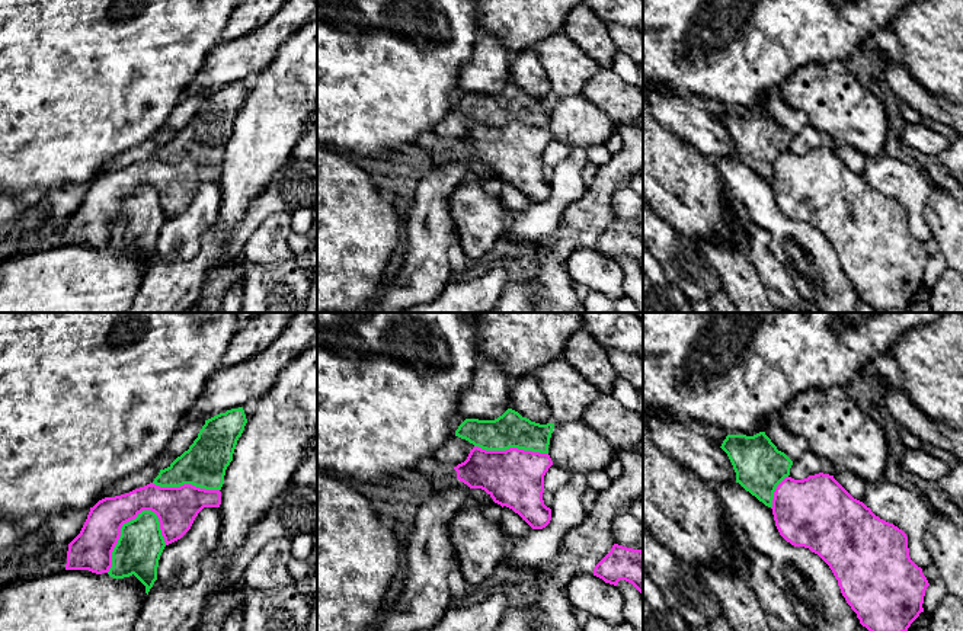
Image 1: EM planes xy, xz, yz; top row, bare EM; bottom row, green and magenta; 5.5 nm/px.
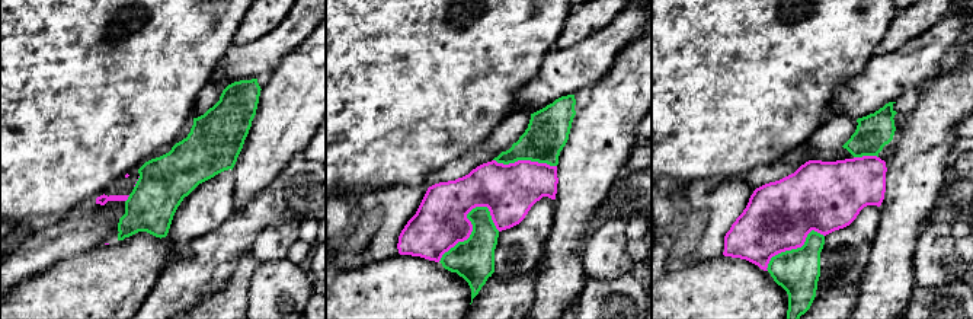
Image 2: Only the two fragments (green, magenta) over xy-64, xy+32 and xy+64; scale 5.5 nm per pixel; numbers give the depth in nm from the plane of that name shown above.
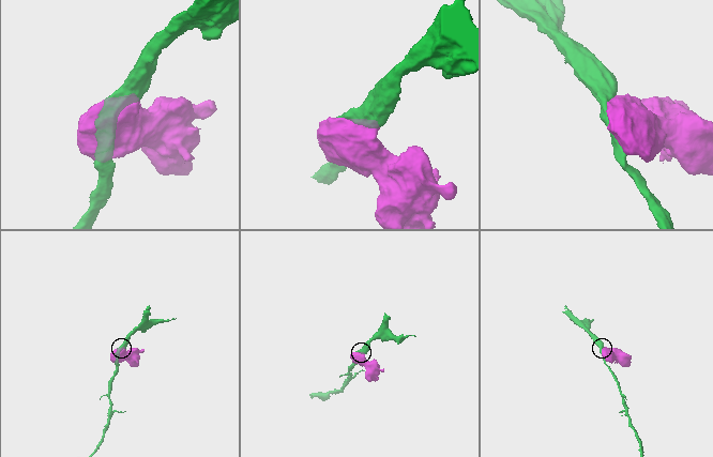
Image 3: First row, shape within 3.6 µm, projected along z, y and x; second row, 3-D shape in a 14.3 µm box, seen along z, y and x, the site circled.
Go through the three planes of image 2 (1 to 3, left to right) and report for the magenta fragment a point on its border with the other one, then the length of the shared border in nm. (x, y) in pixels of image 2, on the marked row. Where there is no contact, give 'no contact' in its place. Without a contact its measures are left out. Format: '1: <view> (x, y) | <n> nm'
1: xy-64 (128, 198) | 50 nm
2: xy+32 (471, 232) | 420 nm
3: xy+64 (794, 249) | 380 nm

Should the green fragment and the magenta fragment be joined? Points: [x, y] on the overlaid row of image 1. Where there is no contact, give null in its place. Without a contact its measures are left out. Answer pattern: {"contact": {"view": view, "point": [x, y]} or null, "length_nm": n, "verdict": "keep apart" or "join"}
{"contact": {"view": "xy", "point": [121, 534]}, "length_nm": 440, "verdict": "keep apart"}

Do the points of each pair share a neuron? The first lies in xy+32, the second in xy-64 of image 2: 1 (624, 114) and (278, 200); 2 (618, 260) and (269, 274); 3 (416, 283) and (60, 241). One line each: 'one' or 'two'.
1: two
2: two
3: two

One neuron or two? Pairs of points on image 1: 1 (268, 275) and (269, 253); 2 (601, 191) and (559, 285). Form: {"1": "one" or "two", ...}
{"1": "two", "2": "one"}

